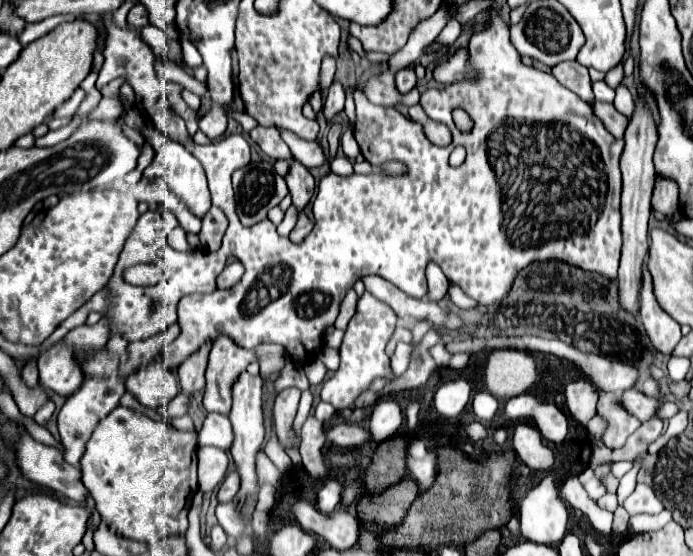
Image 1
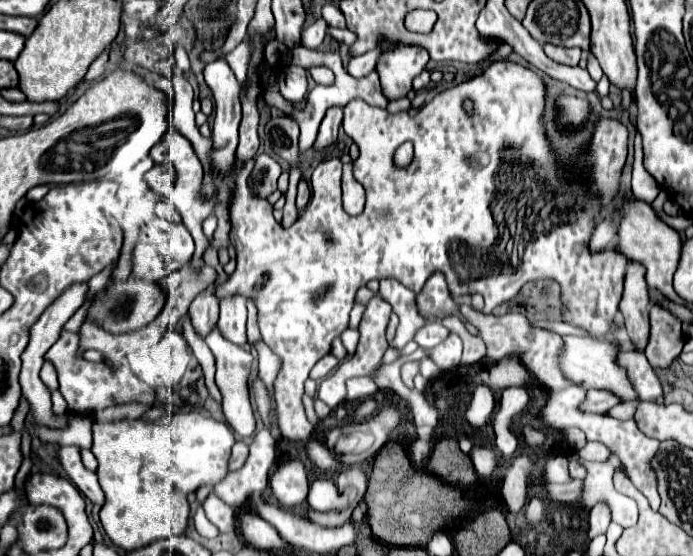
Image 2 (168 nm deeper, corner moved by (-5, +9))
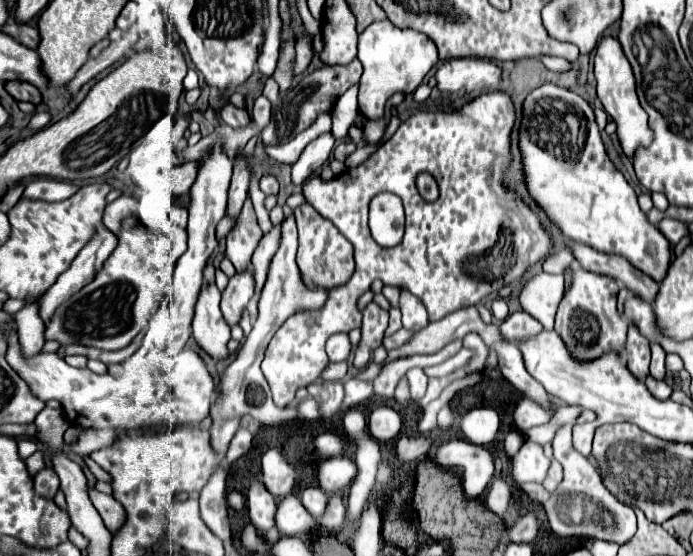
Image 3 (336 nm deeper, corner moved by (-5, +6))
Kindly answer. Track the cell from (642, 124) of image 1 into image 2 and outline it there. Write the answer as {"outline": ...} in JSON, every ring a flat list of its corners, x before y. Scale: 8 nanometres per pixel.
{"outline":[[628,263,626,277,624,277,624,293,620,299,620,311,626,321,628,335,632,343,642,351,648,343,648,283,646,283,646,269,642,263]]}

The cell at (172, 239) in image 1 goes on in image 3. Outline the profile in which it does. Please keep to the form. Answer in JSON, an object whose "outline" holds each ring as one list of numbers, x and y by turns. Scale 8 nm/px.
{"outline":[[126,218,122,222,120,234,118,234,118,246,108,256,100,272,94,276,90,284,86,284,82,290,72,294,68,300,64,300,56,312,52,314,50,322,46,322,46,340,56,340,62,346,68,344,82,344,82,346,94,346,100,350,122,350,132,342,132,338,146,328,150,316,154,310,158,310,160,302,172,294,172,276,176,270,178,258,186,252,186,230,178,226,170,226,166,230,150,230,144,226,138,218]]}

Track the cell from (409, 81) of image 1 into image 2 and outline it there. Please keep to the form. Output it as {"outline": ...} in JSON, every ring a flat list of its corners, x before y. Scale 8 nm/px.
{"outline":[[382,43,386,51,380,57,376,71,380,73,382,91,386,91,390,99,400,99,412,91,414,77,420,75,430,57,422,47,416,45,400,45,396,49,388,49,388,45,390,43]]}

